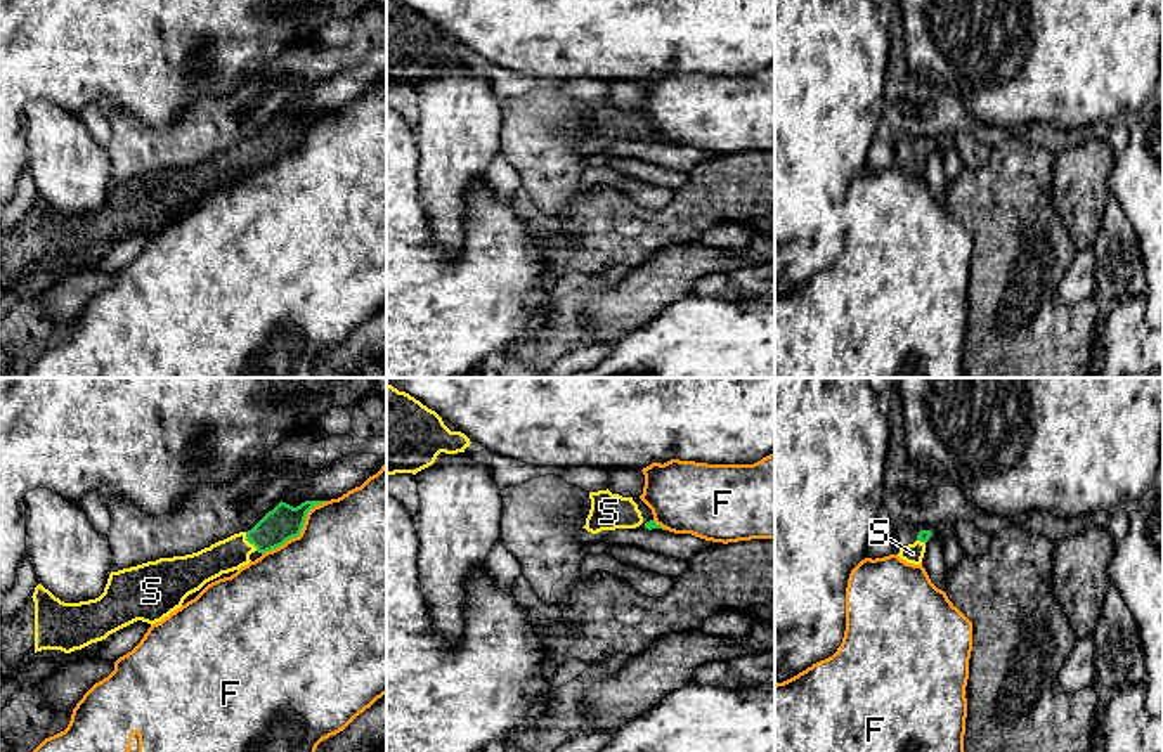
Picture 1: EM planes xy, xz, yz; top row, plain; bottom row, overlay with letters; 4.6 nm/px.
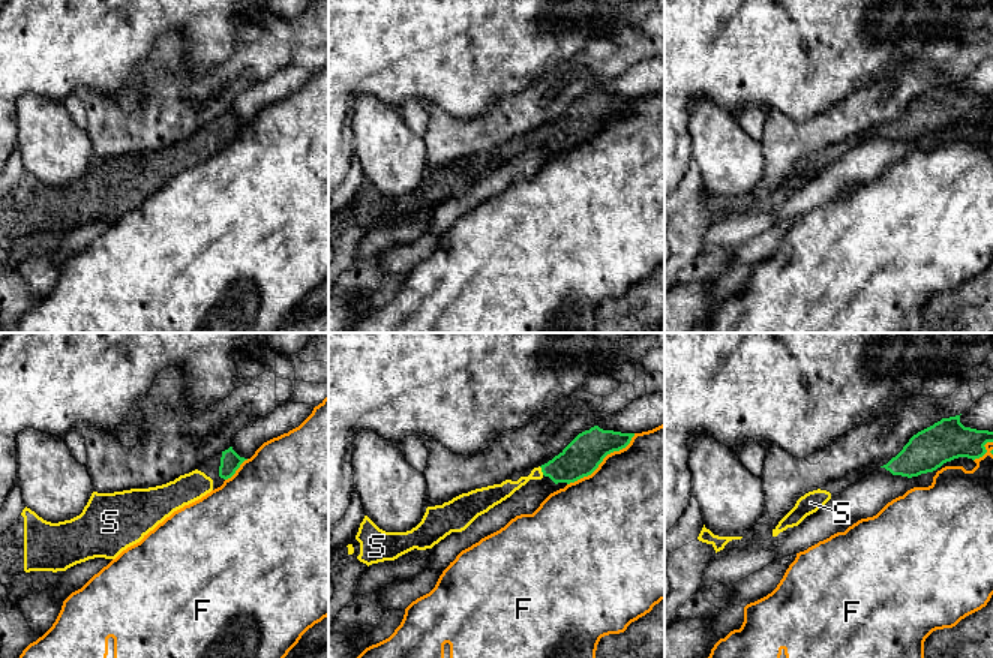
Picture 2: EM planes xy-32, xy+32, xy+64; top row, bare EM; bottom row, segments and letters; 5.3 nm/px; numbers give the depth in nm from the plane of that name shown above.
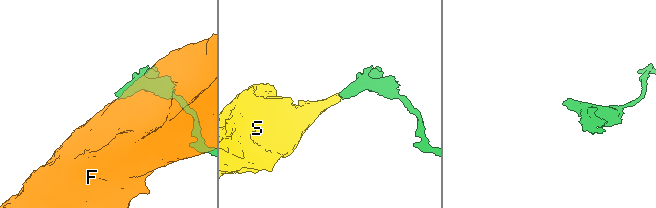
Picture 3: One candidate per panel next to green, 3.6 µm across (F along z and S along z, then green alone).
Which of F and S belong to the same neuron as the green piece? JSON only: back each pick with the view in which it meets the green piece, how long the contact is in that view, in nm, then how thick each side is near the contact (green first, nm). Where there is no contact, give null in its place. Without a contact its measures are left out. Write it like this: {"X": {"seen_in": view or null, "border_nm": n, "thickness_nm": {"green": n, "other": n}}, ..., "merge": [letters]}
{"S": {"seen_in": "xy", "border_nm": 110, "thickness_nm": {"green": 160, "other": 150}}, "merge": ["S"]}

